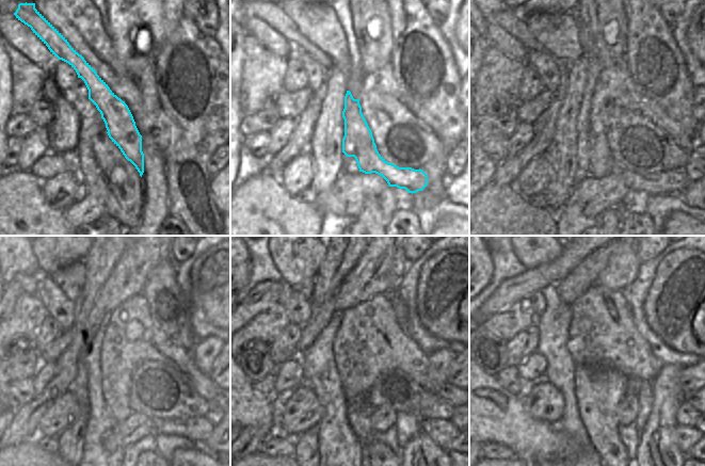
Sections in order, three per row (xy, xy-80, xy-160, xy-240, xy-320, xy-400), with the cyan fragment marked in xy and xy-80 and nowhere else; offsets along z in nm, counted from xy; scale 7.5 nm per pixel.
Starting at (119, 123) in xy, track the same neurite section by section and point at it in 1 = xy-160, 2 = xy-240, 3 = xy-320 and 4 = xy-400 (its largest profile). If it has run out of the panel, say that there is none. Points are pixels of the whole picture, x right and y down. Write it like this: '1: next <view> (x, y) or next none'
1: next xy-160 (674, 181)
2: next xy-240 (194, 428)
3: next xy-320 (443, 432)
4: next xy-400 (686, 435)

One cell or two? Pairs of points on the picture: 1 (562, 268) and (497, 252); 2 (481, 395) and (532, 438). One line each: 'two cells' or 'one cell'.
1: two cells
2: one cell

